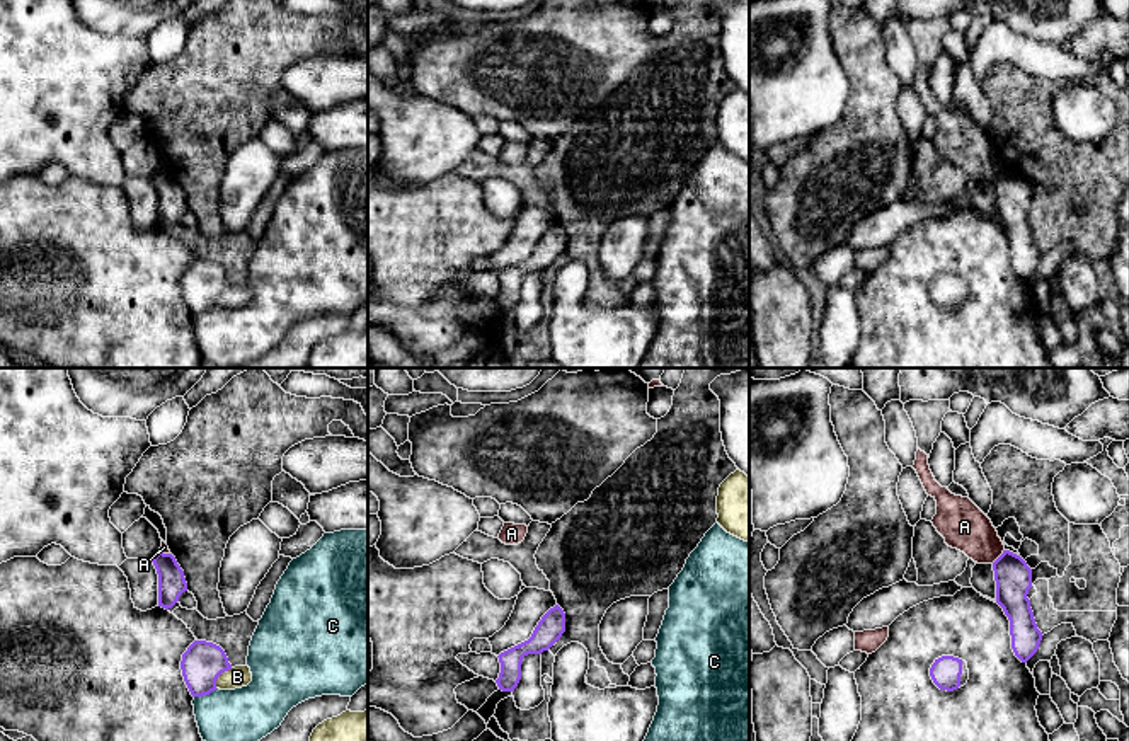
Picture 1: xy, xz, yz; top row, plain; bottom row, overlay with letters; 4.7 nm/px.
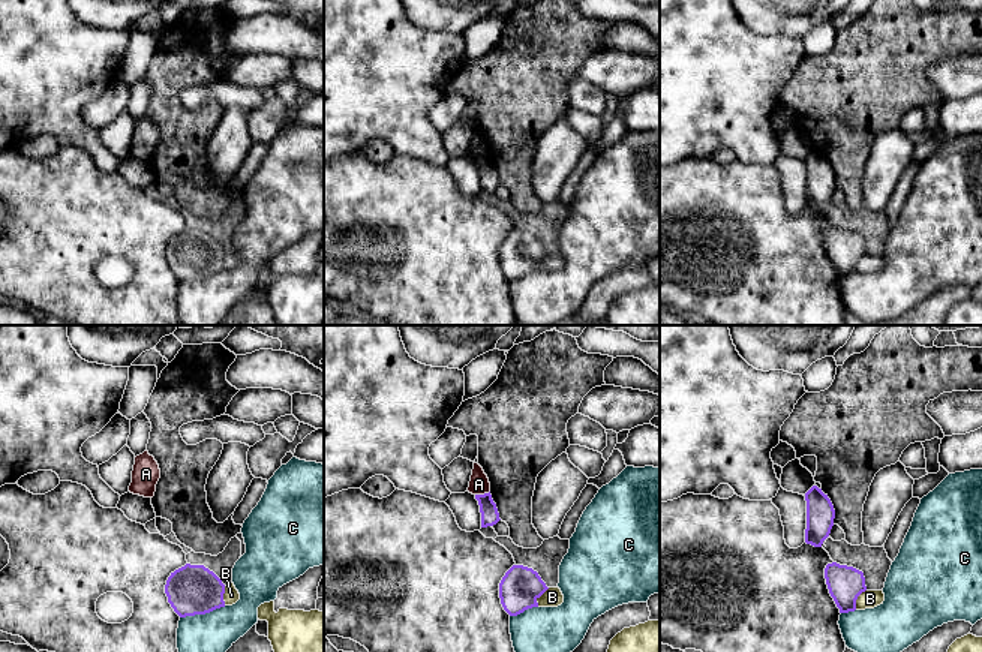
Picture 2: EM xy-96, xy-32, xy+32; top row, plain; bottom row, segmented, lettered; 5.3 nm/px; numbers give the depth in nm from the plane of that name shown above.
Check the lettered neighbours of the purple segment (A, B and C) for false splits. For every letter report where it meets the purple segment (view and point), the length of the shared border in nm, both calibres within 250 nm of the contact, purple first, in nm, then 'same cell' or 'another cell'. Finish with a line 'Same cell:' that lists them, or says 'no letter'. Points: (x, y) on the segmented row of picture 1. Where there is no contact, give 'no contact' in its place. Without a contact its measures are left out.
A: contact yz (1000, 556); length 90 nm; calibres 180 and 220 nm; another cell
B: contact xy (220, 673); length 130 nm; calibres 200 and 100 nm; another cell
C: contact xy (205, 694); length 120 nm; calibres 200 and 260 nm; another cell
Same cell: no letter

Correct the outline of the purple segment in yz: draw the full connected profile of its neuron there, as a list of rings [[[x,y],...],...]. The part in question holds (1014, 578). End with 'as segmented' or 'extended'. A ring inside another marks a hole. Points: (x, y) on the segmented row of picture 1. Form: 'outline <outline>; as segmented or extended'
outline [[[1003,550],[993,562],[993,571],[996,603],[1010,620],[1012,649],[1022,663],[1027,663],[1042,640],[1042,632],[1037,629],[1030,600],[1027,598],[1032,588],[1032,569],[1020,555]]]; as segmented

